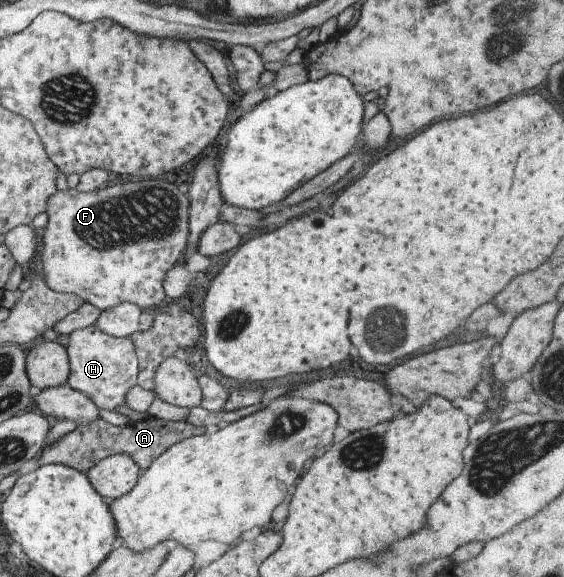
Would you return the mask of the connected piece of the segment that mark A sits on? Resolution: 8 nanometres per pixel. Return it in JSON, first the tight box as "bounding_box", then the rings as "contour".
{"bounding_box":[36,414,204,473],"contour":[[[146,414],[133,418],[129,424],[122,427],[112,426],[98,417],[91,424],[76,426],[74,430],[62,435],[53,443],[47,443],[36,458],[39,466],[59,463],[86,473],[97,461],[106,456],[126,454],[136,462],[142,472],[152,463],[153,459],[156,459],[173,443],[200,434],[204,434],[204,426],[163,420]]]}

